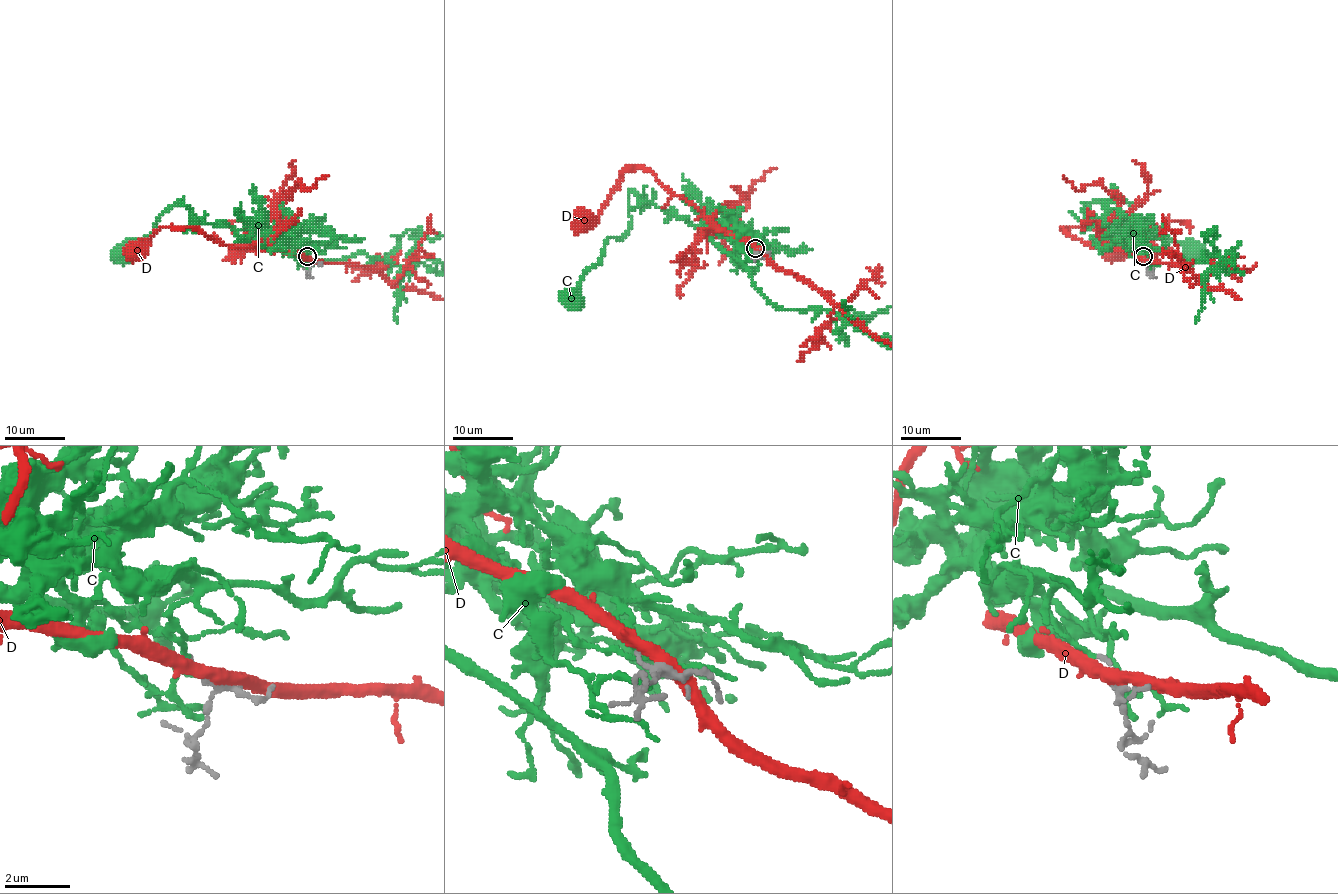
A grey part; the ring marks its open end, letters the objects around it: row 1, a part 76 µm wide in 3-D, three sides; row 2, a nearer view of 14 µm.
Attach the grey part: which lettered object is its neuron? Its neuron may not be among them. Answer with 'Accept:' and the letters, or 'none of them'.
Accept: C

